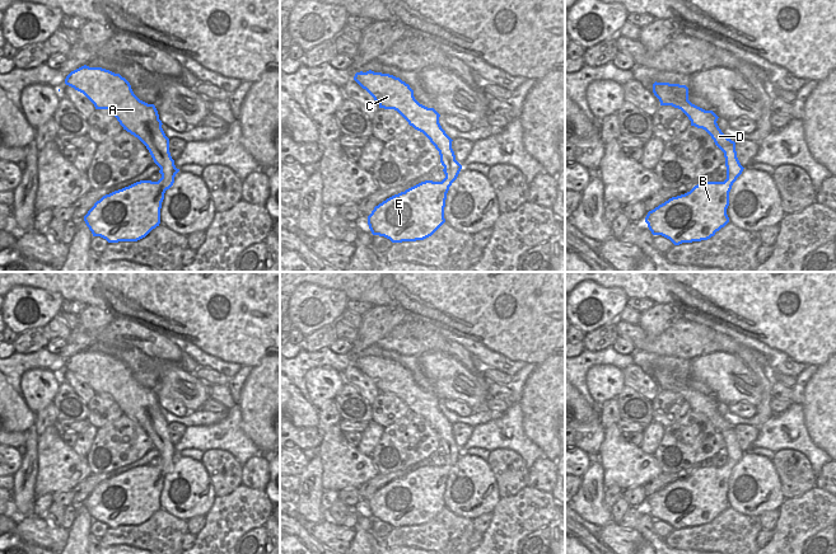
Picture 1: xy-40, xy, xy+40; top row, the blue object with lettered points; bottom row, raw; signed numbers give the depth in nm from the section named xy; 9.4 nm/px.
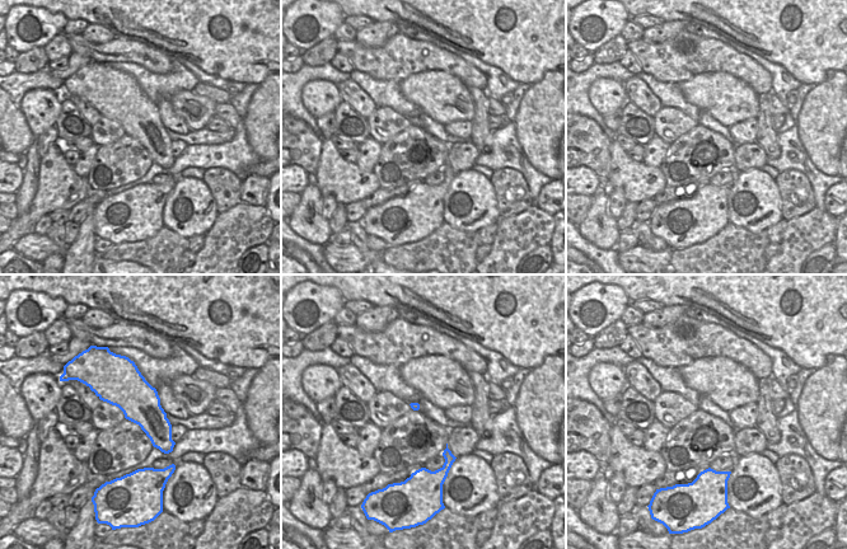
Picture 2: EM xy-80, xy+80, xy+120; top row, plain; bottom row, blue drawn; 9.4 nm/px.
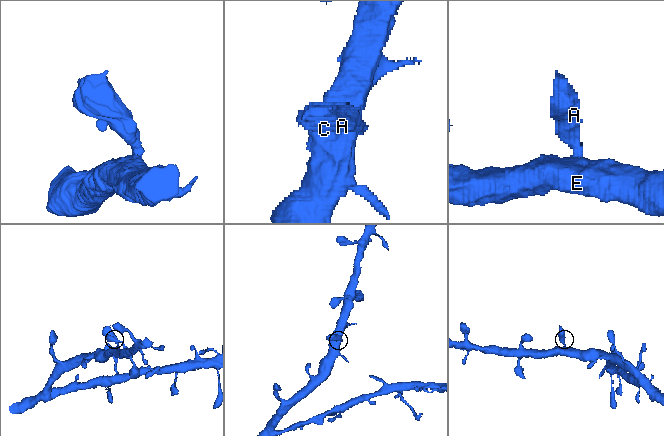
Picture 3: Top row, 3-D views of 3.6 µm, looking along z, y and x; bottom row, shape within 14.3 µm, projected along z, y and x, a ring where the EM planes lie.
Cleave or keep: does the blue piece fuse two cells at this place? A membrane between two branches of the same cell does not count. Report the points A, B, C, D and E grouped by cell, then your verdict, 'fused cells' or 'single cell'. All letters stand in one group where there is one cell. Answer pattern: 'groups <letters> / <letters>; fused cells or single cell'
groups A B C D E; single cell

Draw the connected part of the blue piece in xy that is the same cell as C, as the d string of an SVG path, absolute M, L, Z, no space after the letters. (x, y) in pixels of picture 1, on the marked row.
M369 70L356 72L354 80L374 98L379 108L397 111L439 151L445 174L442 182L421 182L387 198L368 216L373 235L384 236L392 243L424 240L445 222L447 193L462 169L452 149L453 140L442 128L440 114L420 104L410 85L400 78Z

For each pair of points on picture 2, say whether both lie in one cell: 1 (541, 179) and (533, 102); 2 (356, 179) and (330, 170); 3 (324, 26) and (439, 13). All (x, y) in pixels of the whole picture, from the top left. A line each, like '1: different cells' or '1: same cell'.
1: different cells
2: same cell
3: different cells

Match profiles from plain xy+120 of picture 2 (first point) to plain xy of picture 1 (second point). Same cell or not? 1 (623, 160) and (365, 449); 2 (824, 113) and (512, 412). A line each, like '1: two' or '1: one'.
1: two
2: two

